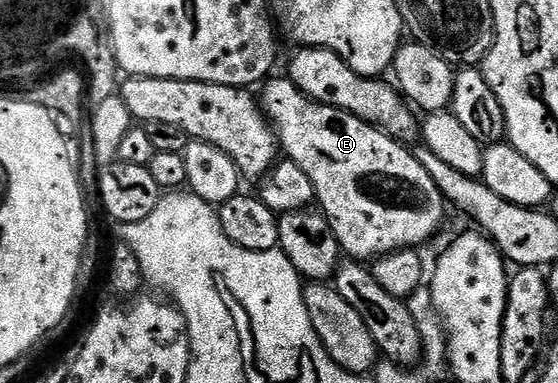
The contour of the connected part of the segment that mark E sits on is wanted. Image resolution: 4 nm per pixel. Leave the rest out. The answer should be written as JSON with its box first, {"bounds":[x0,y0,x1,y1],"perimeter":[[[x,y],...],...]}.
{"bounds":[259,81,447,259],"perimeter":[[[272,81],[264,86],[265,94],[260,94],[259,97],[263,112],[277,134],[284,156],[299,163],[299,167],[307,171],[307,179],[311,179],[315,187],[316,204],[329,220],[331,231],[342,250],[353,259],[376,259],[386,253],[393,253],[396,249],[421,247],[440,227],[447,202],[439,187],[435,187],[435,179],[431,179],[431,175],[423,171],[419,159],[415,159],[412,151],[378,126],[342,109],[313,101],[306,93],[294,87],[292,81]]]}

